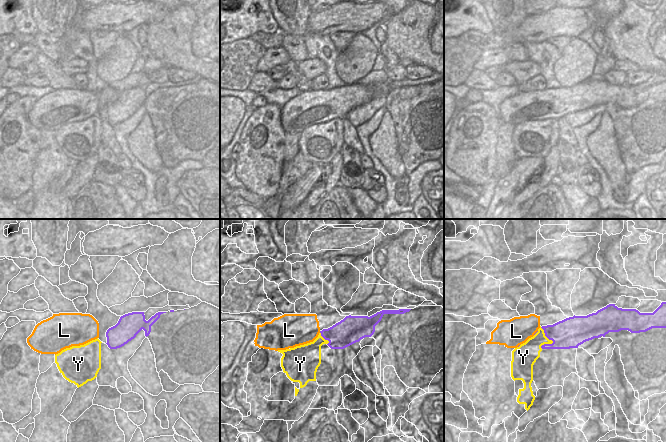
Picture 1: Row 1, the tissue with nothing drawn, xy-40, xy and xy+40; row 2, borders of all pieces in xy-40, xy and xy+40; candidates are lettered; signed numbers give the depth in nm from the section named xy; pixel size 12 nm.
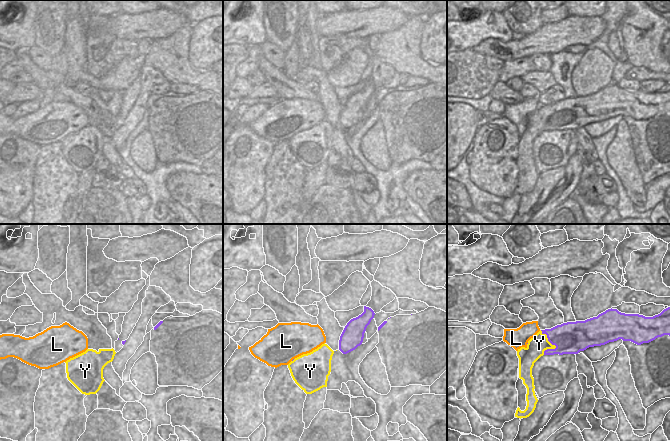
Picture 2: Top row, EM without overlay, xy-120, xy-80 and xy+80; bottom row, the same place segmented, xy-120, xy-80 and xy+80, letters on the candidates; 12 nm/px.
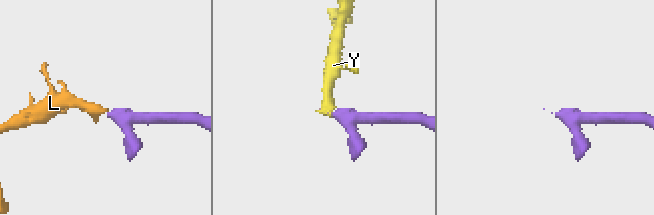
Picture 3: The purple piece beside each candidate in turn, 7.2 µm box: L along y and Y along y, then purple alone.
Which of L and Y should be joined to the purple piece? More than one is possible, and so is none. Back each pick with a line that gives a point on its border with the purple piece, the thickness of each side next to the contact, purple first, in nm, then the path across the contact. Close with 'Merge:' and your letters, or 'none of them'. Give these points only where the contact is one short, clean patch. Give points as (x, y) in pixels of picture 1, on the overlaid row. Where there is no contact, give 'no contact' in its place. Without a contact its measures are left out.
L: xy+40 (536, 332) | 20/340 nm
Merge: L

